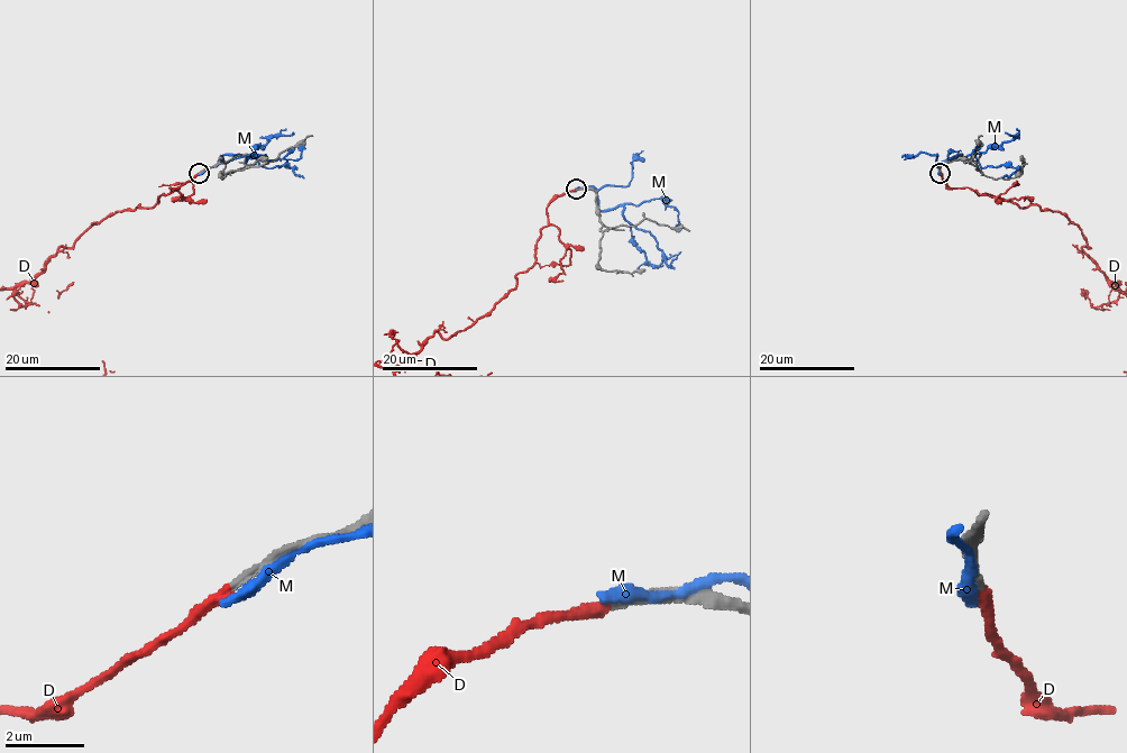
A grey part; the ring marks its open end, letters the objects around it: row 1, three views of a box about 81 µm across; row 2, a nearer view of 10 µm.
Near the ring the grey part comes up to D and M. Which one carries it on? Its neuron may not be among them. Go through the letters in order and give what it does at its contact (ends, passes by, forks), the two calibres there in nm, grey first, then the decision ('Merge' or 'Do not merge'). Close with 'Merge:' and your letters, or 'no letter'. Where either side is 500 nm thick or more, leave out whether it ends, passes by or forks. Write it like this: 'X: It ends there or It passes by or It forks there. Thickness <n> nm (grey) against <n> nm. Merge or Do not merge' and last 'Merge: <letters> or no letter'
D: It ends there. Thickness 260 nm (grey) against 280 nm. Merge
M: It passes by. Thickness 240 nm (grey) against 240 nm. Do not merge
Merge: D

